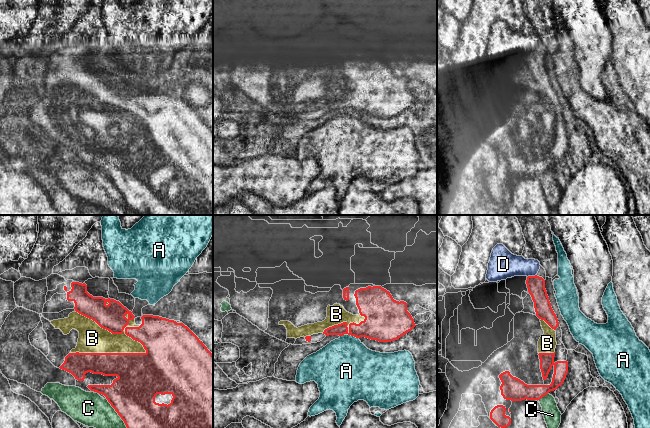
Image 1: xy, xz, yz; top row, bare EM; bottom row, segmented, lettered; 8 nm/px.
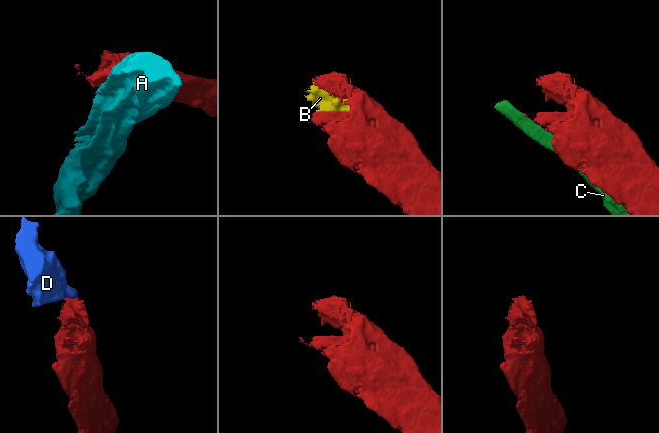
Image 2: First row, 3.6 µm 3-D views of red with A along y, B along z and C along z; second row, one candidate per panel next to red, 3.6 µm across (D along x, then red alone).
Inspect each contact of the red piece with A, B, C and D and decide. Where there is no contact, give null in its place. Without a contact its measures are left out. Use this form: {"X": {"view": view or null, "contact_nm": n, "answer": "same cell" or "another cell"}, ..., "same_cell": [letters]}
{"A": {"view": "xz", "contact_nm": 90, "answer": "another cell"}, "B": {"view": "xy", "contact_nm": 650, "answer": "same cell"}, "C": {"view": "xy", "contact_nm": 300, "answer": "another cell"}, "D": {"view": "yz", "contact_nm": 80, "answer": "same cell"}, "same_cell": ["B", "D"]}

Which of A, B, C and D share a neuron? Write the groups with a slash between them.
A / B D / C

